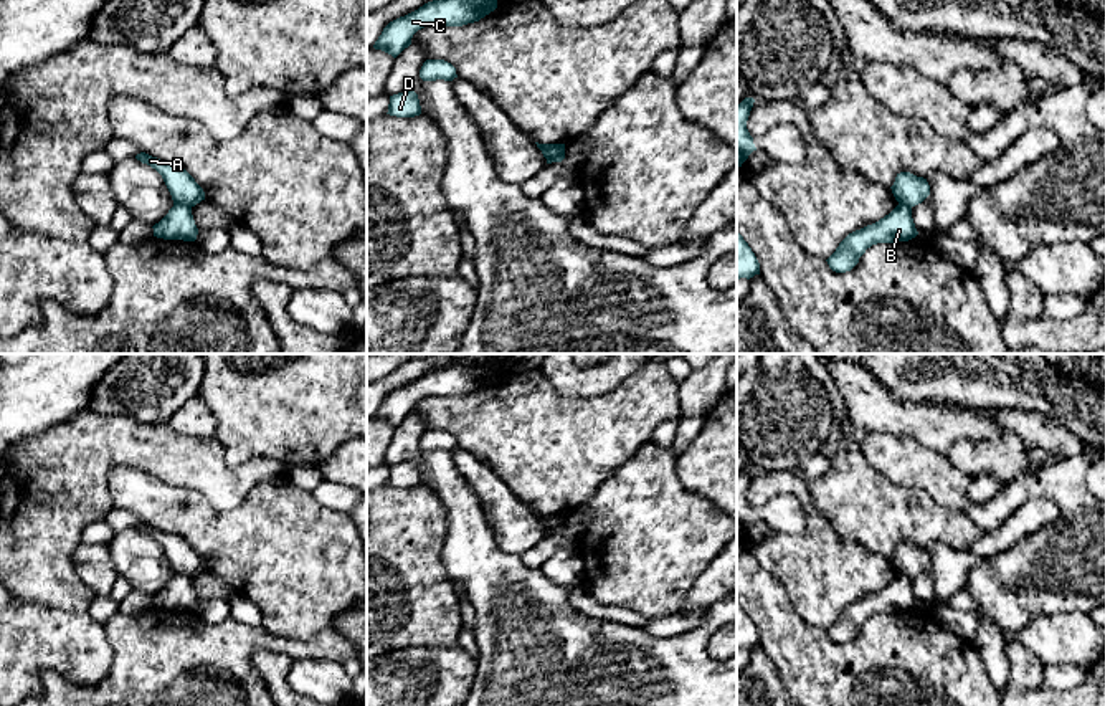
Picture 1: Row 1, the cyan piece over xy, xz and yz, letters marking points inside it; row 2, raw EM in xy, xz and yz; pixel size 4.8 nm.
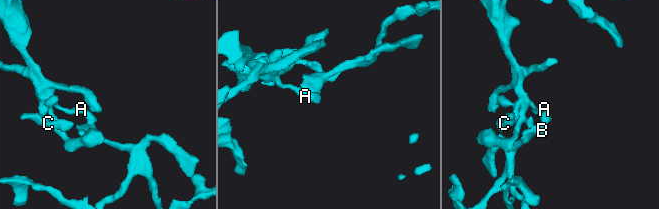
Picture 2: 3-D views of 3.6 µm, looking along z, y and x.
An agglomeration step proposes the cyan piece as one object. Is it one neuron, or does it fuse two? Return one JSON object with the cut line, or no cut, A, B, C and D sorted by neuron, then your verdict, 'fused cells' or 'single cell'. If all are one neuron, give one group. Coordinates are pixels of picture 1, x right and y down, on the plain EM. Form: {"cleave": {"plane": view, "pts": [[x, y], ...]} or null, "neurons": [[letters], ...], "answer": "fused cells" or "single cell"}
{"cleave": {"plane": "xy", "pts": [[174, 572], [190, 577]]}, "neurons": [["A", "C", "D"], ["B"]], "answer": "fused cells"}

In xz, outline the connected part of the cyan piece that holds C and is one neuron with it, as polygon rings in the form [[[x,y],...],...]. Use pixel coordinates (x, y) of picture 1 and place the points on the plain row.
[[[451,362],[441,370],[433,370],[418,380],[390,392],[373,418],[396,428],[411,415],[413,405],[424,397],[462,397],[479,392],[497,379],[497,367],[492,364],[469,365]]]

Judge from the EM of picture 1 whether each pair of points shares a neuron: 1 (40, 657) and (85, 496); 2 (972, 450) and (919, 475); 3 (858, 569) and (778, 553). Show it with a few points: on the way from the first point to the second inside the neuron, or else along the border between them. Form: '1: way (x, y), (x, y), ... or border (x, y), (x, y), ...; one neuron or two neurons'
1: way (40, 617), (40, 541), (45, 536); one neuron
2: border (947, 453), (957, 467), (975, 477); two neurons
3: way (838, 569), (820, 569), (798, 561); one neuron

